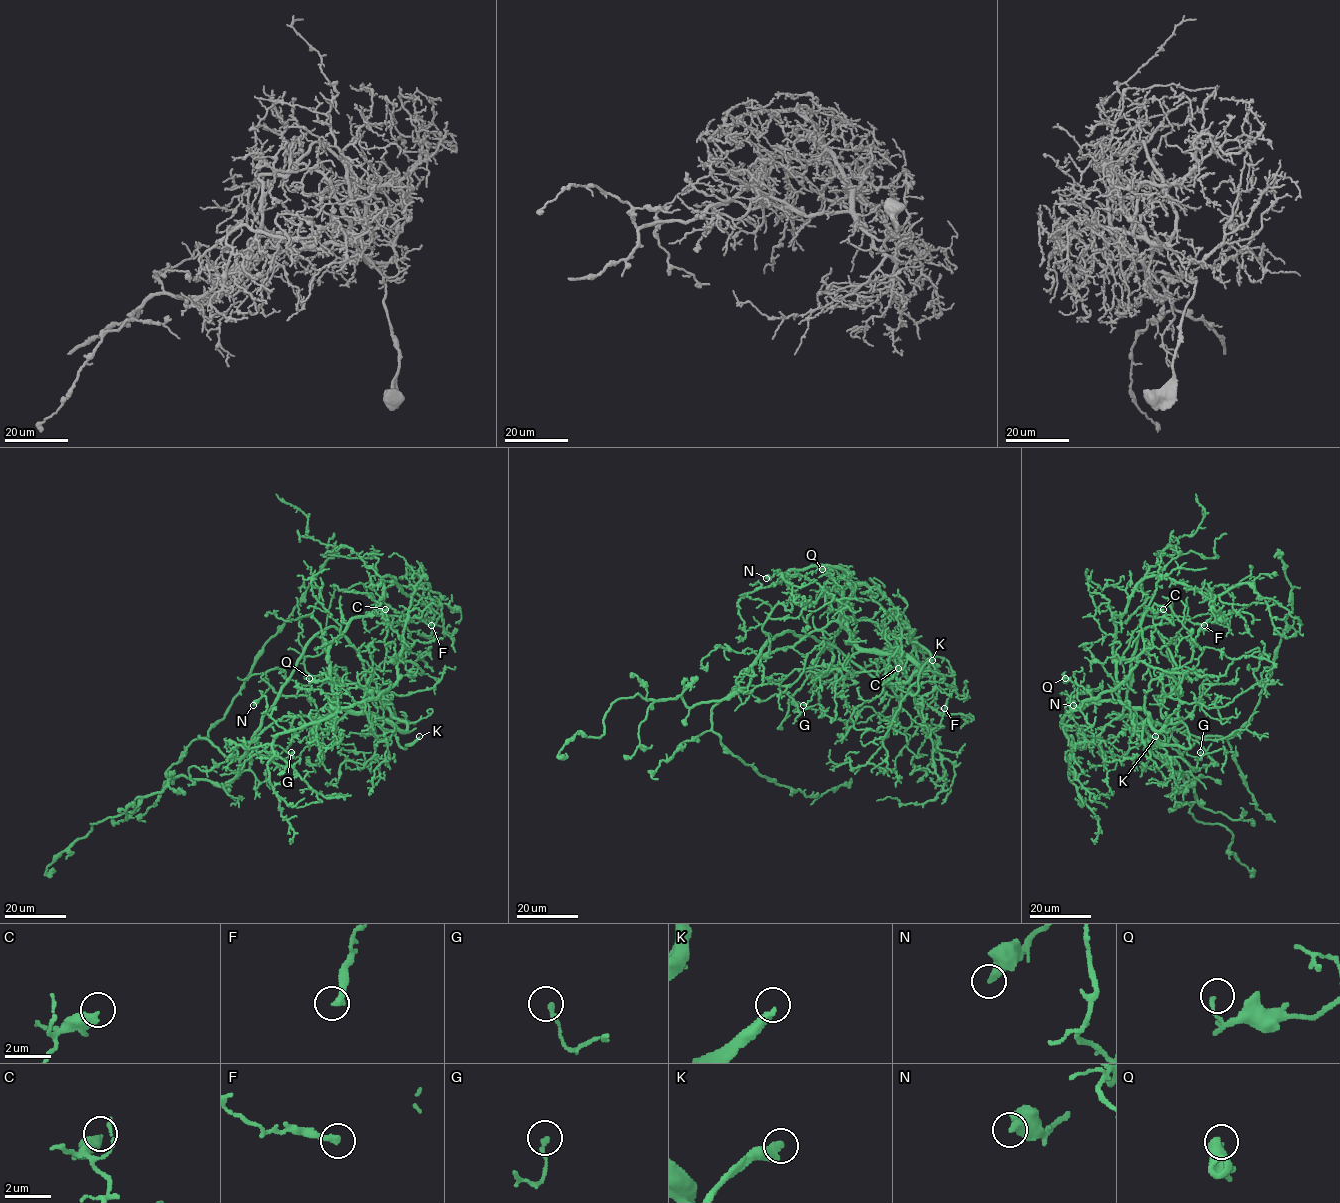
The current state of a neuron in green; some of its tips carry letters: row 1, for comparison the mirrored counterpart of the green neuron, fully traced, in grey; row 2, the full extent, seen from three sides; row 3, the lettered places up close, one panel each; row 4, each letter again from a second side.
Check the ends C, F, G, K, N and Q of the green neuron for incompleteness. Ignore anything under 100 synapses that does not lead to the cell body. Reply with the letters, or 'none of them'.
K

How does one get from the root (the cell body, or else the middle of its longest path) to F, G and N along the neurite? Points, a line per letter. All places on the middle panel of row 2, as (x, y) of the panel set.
F: (812, 632), (832, 622), (846, 629), (843, 591), (875, 588), (913, 646), (948, 661), (954, 681), (944, 708)
G: (812, 632), (837, 622), (859, 651), (839, 669), (820, 675), (819, 686), (803, 705)
N: (812, 632), (832, 622), (846, 629), (842, 590), (849, 575), (837, 567), (812, 565), (766, 578)

